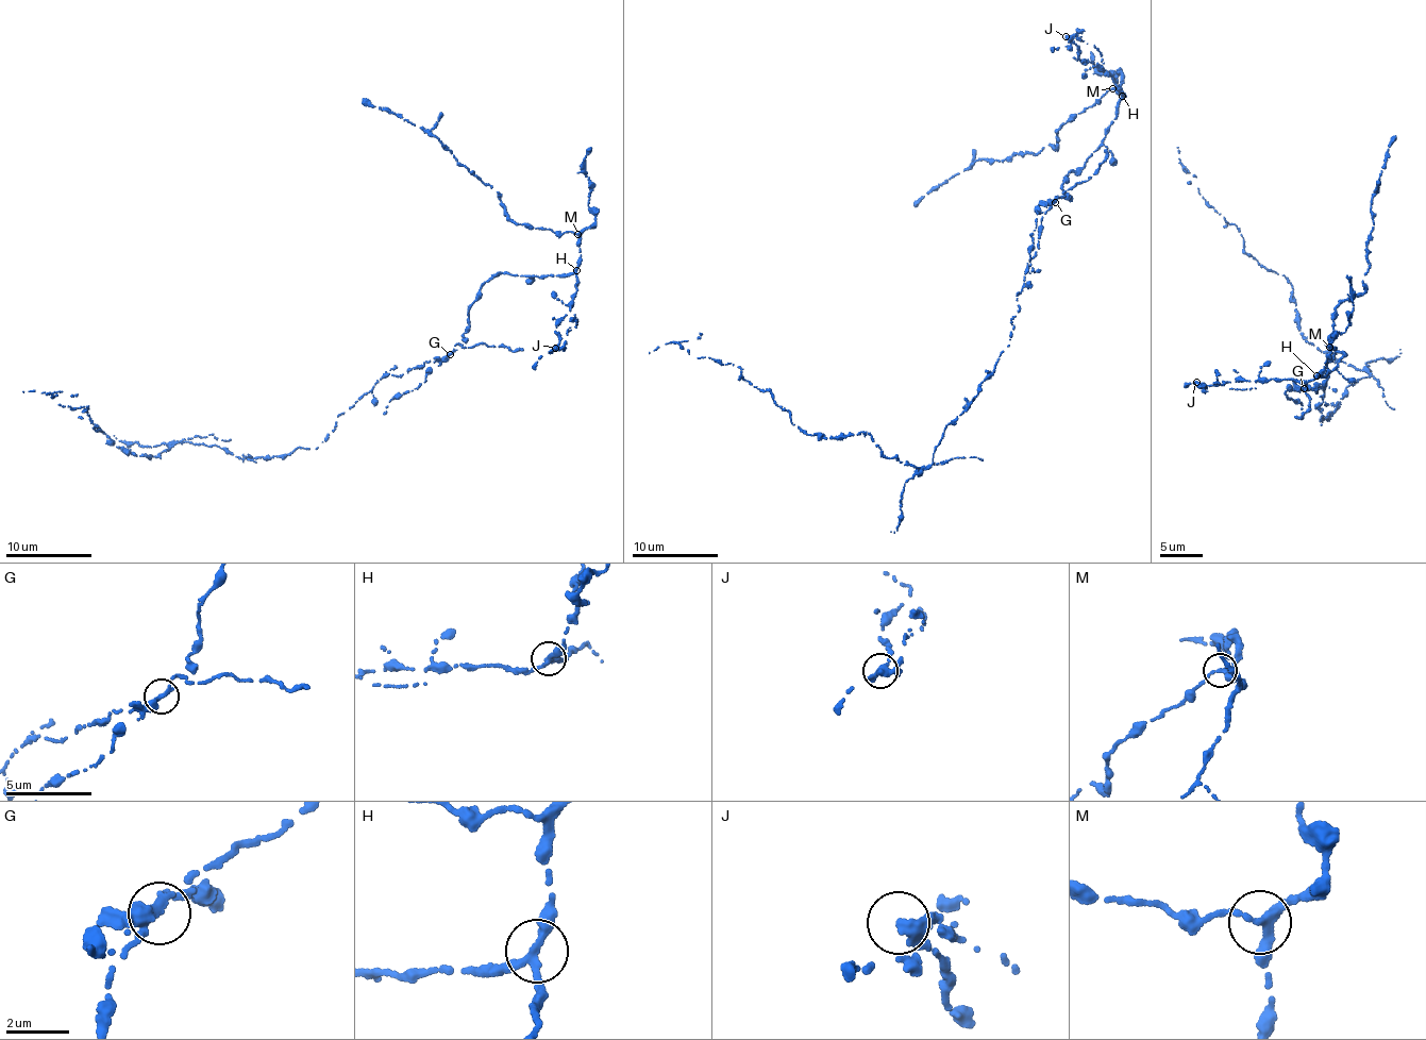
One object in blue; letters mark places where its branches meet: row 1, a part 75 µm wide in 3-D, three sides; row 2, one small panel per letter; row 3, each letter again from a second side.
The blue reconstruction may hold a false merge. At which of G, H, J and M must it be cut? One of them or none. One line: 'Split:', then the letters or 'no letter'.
Split: G

